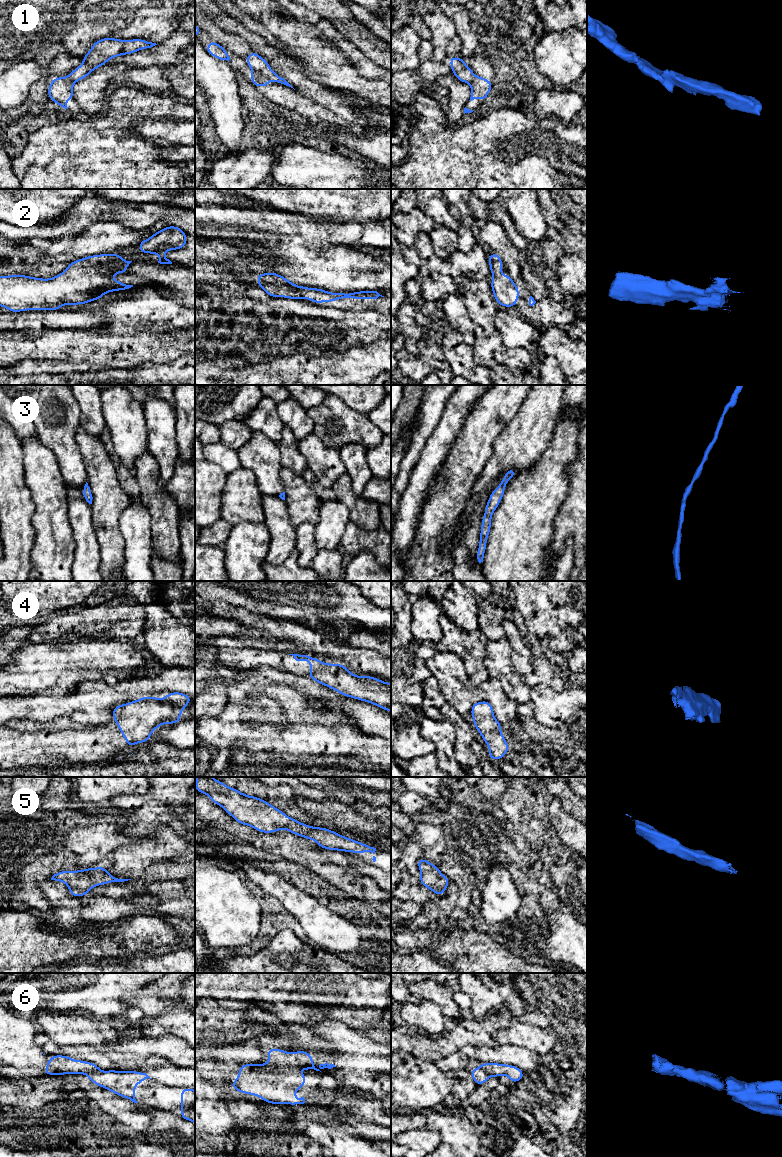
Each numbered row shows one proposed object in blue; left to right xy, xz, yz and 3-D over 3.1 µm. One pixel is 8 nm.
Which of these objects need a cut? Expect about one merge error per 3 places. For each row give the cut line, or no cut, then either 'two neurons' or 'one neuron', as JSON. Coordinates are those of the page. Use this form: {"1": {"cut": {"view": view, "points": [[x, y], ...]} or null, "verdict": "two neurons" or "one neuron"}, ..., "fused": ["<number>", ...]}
{"1": {"cut": {"view": "xz", "points": [[253, 71], [260, 72], [271, 79]]}, "verdict": "two neurons"}, "2": {"cut": null, "verdict": "one neuron"}, "3": {"cut": null, "verdict": "one neuron"}, "4": {"cut": null, "verdict": "one neuron"}, "5": {"cut": null, "verdict": "one neuron"}, "6": {"cut": null, "verdict": "one neuron"}, "fused": ["1"]}

